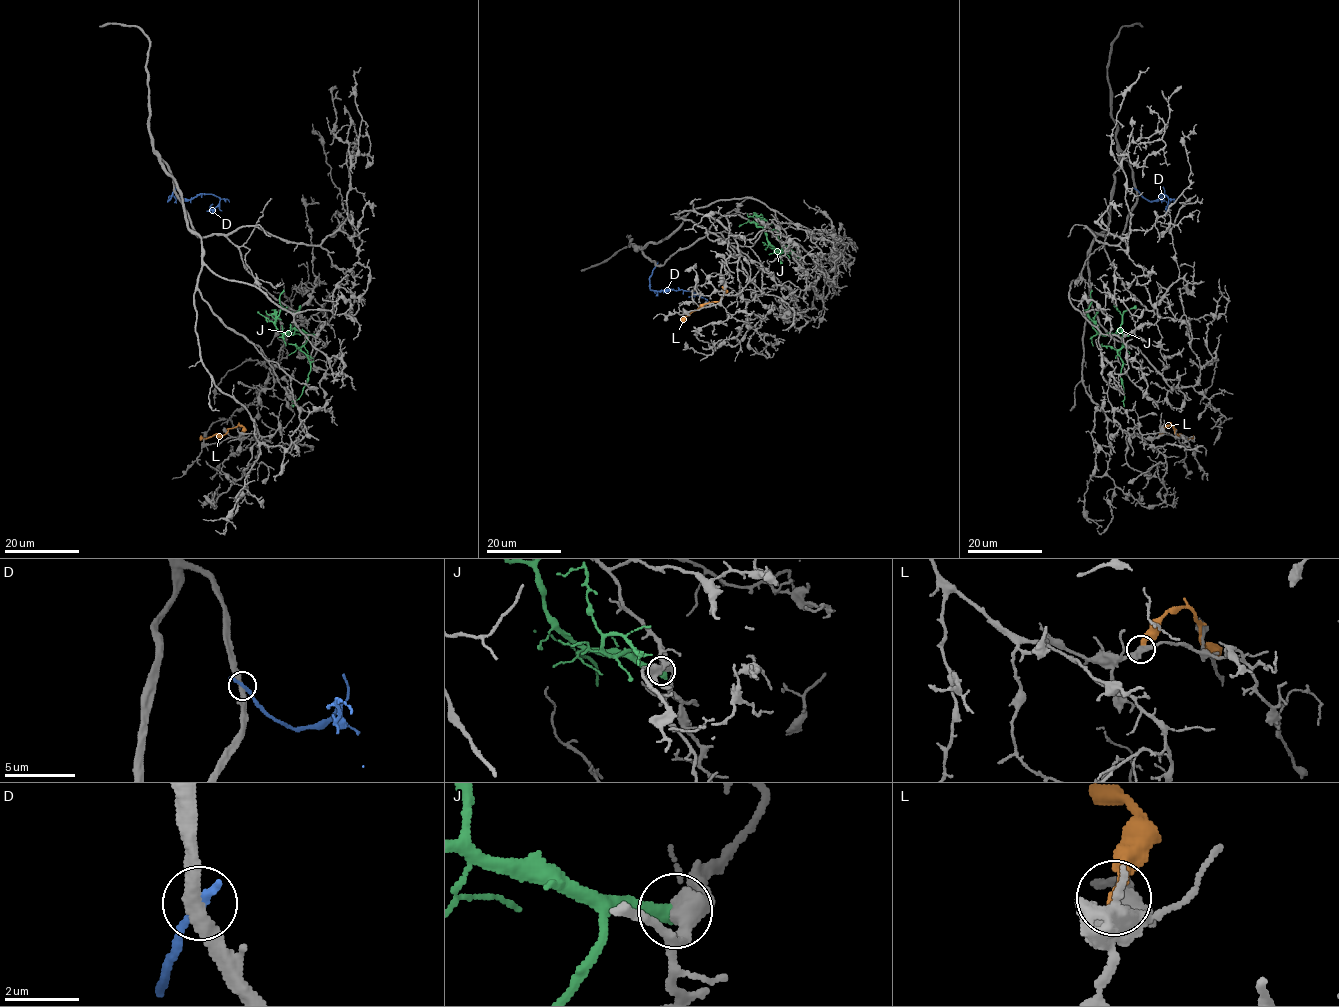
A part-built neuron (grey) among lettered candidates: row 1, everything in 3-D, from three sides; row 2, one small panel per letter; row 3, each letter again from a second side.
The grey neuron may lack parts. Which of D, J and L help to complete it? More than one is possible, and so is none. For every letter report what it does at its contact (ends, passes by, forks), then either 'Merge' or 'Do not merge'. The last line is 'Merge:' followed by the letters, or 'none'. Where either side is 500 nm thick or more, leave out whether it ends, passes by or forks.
D: It ends there. Do not merge
J: Do not merge
L: It ends there. Do not merge
Merge: none

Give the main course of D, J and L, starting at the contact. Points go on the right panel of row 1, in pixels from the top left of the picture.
D: (1136, 190), (1149, 201), (1158, 201), (1162, 196), (1160, 200), (1162, 193), (1168, 199), (1166, 208), (1171, 203)
J: (1127, 334), (1120, 329), (1102, 334), (1098, 331), (1097, 325), (1085, 313), (1091, 303), (1092, 290)
L: (1159, 436), (1171, 425), (1175, 435), (1194, 436)

